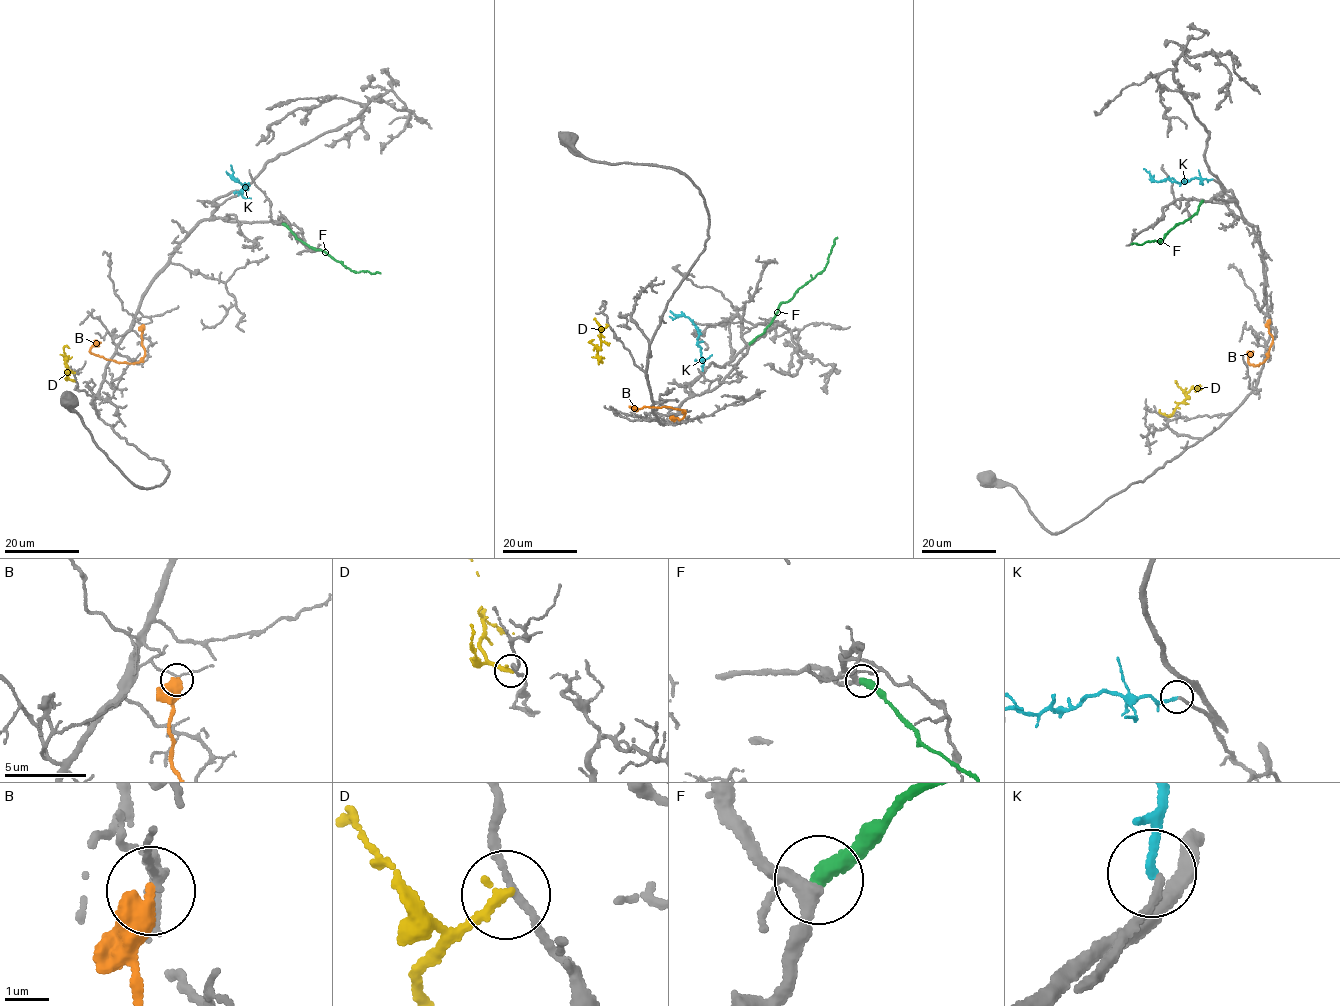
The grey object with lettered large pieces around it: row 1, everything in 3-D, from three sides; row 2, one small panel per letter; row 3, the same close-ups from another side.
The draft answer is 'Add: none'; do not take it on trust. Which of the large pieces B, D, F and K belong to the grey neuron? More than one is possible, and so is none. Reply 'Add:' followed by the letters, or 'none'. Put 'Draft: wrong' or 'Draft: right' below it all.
Add: K
Draft: wrong

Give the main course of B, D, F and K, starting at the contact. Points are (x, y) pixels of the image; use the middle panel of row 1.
B: (673, 421), (680, 419), (684, 412), (629, 407), (638, 410)
D: (608, 325), (602, 330), (599, 347), (589, 342), (593, 339)
F: (750, 344), (763, 332), (778, 306), (822, 271), (838, 238)
K: (702, 370), (697, 328), (688, 318), (670, 310)

